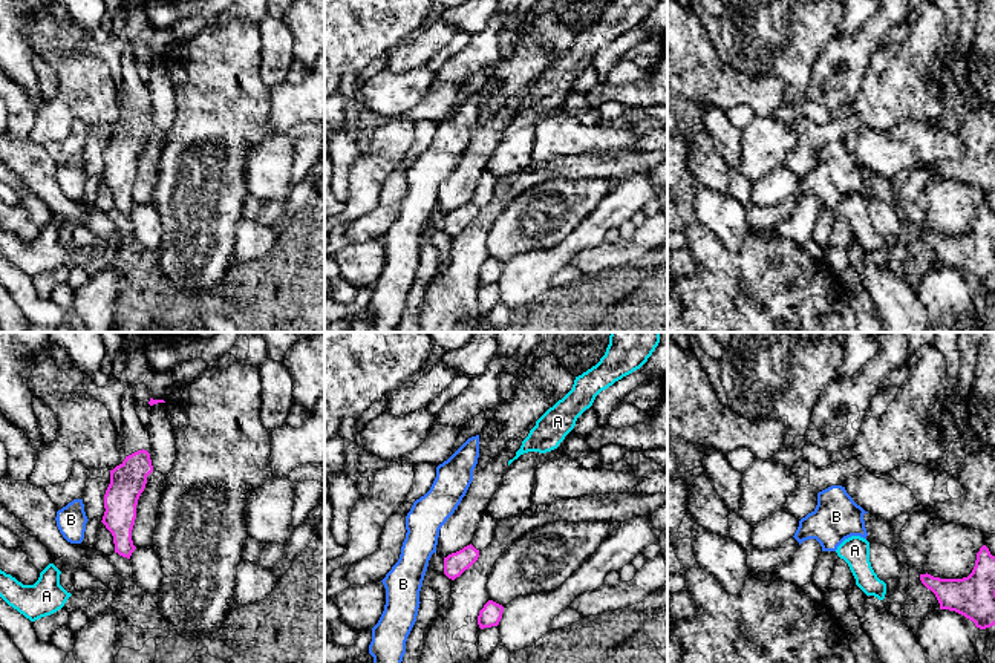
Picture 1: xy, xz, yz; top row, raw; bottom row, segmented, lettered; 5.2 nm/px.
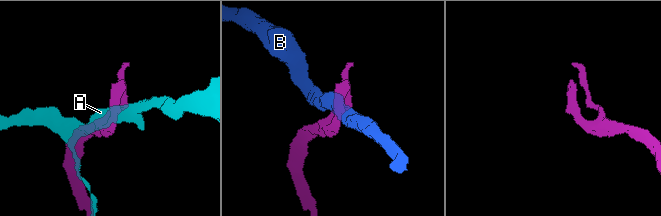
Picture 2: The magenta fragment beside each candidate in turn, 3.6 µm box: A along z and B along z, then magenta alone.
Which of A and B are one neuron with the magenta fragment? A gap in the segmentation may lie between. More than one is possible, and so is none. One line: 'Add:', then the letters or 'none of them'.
Add: none of them

